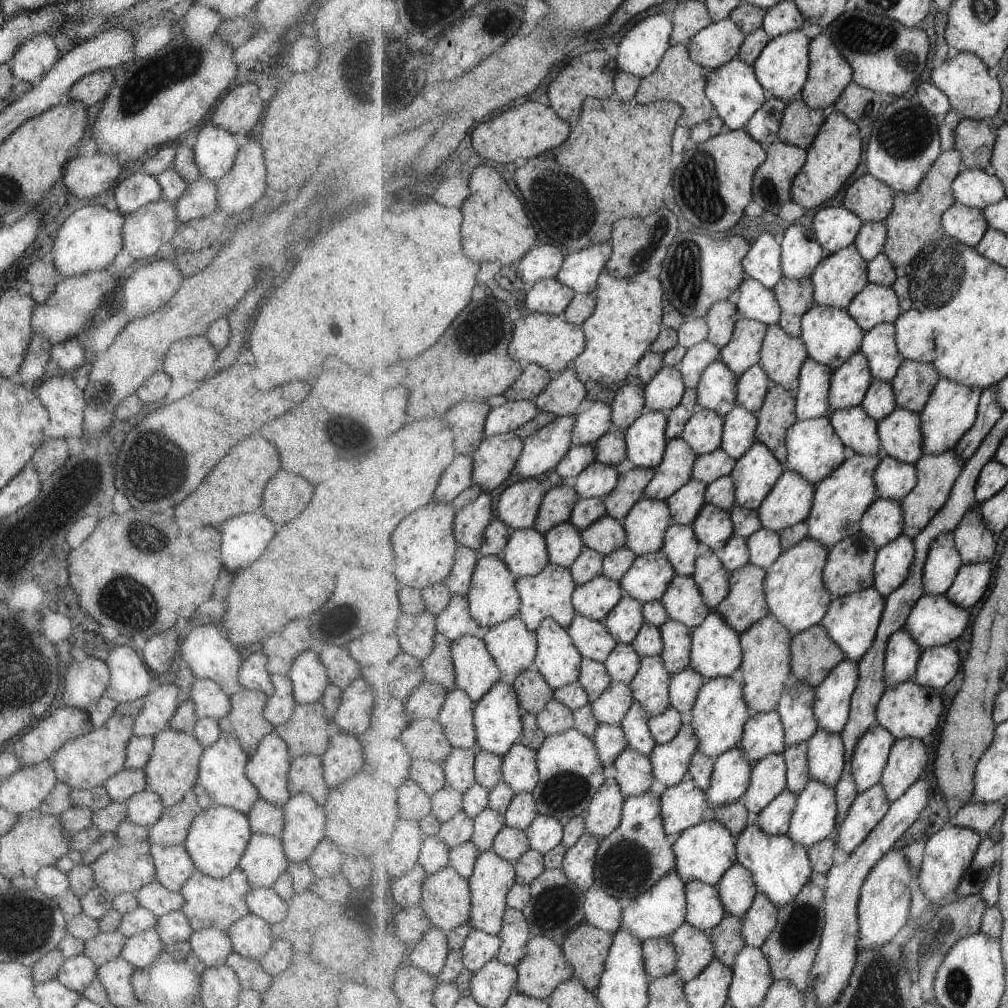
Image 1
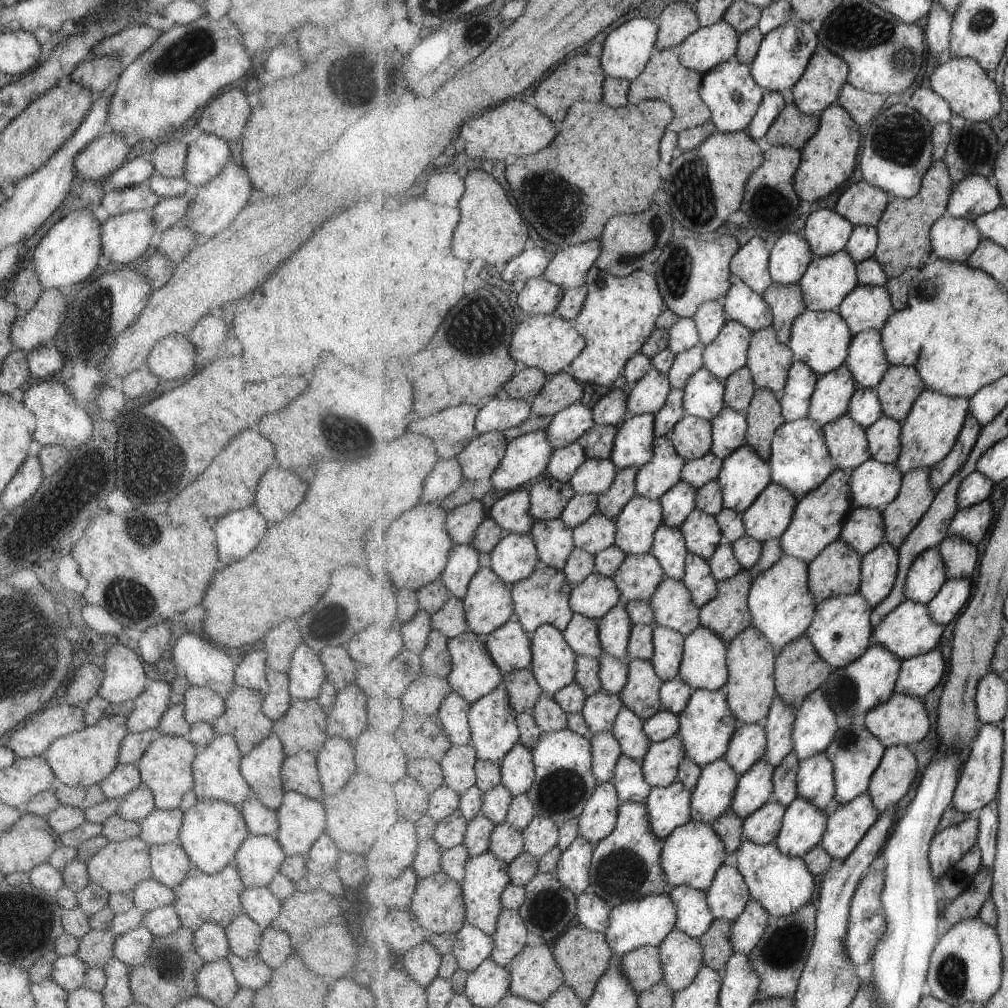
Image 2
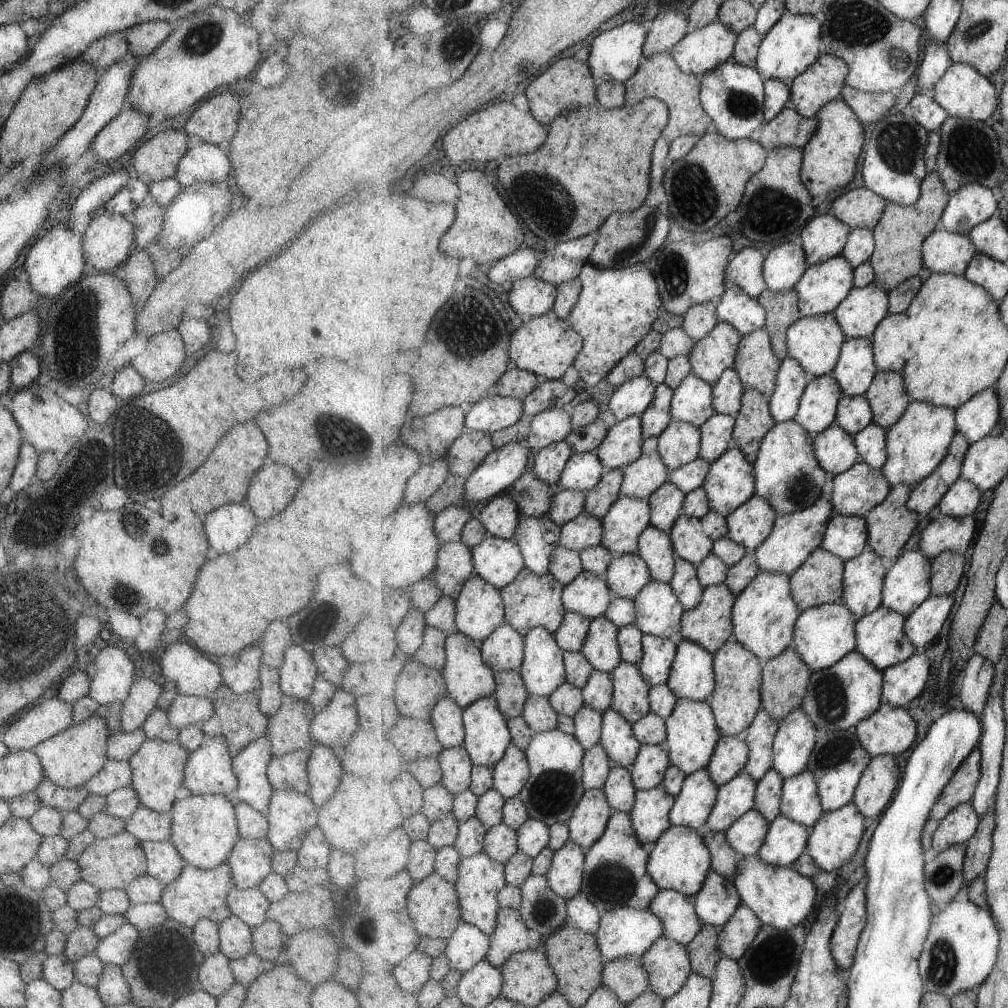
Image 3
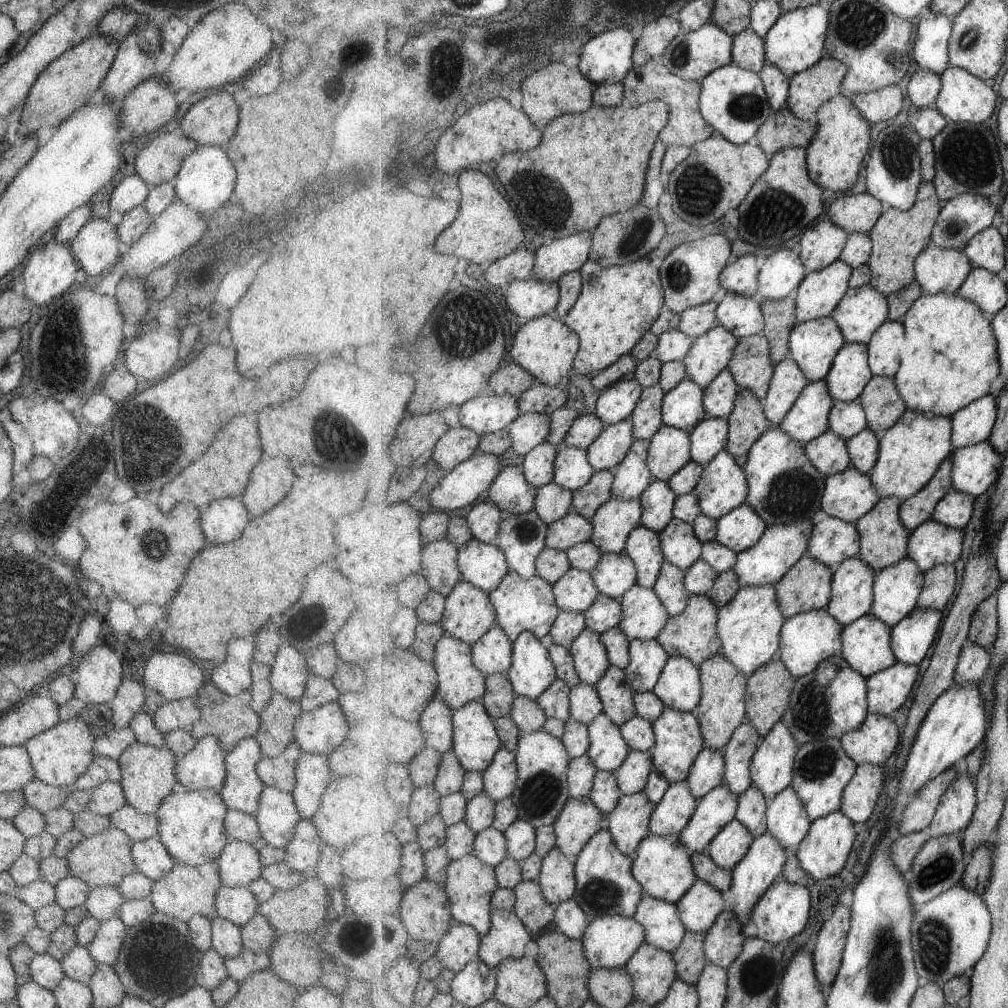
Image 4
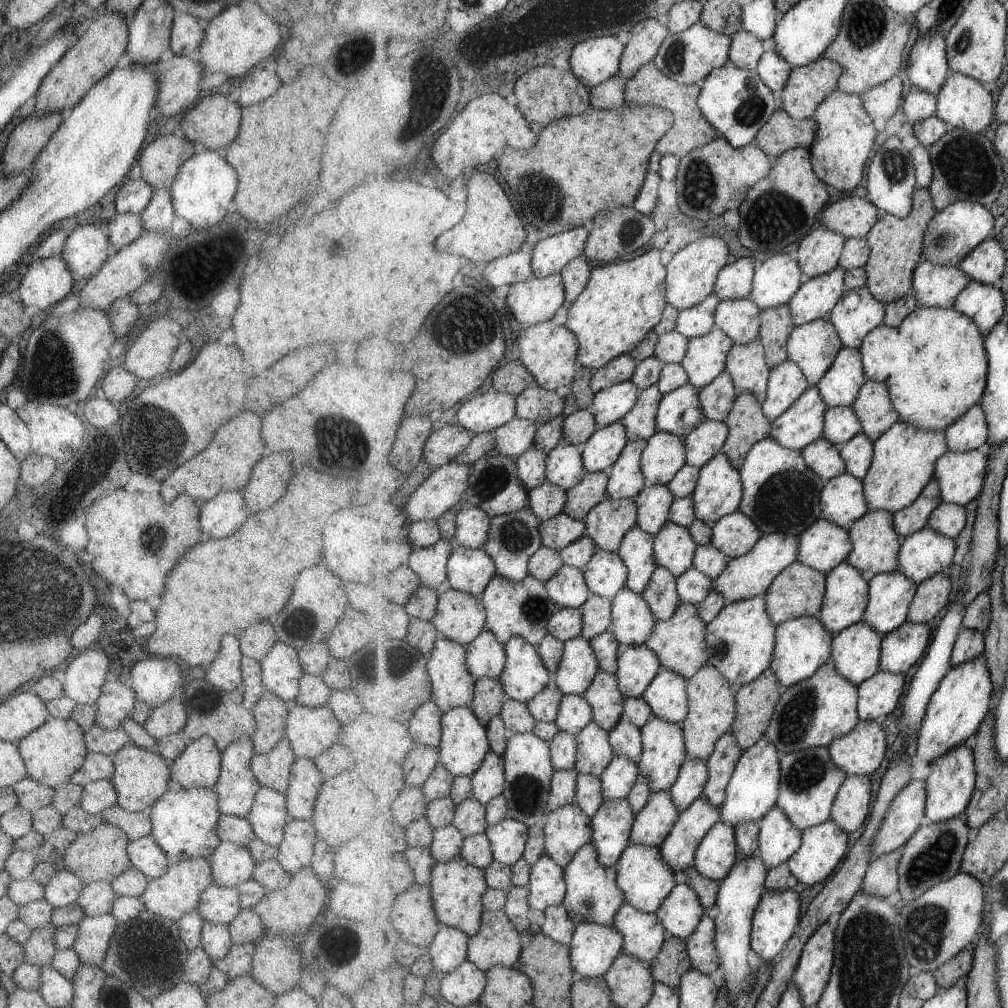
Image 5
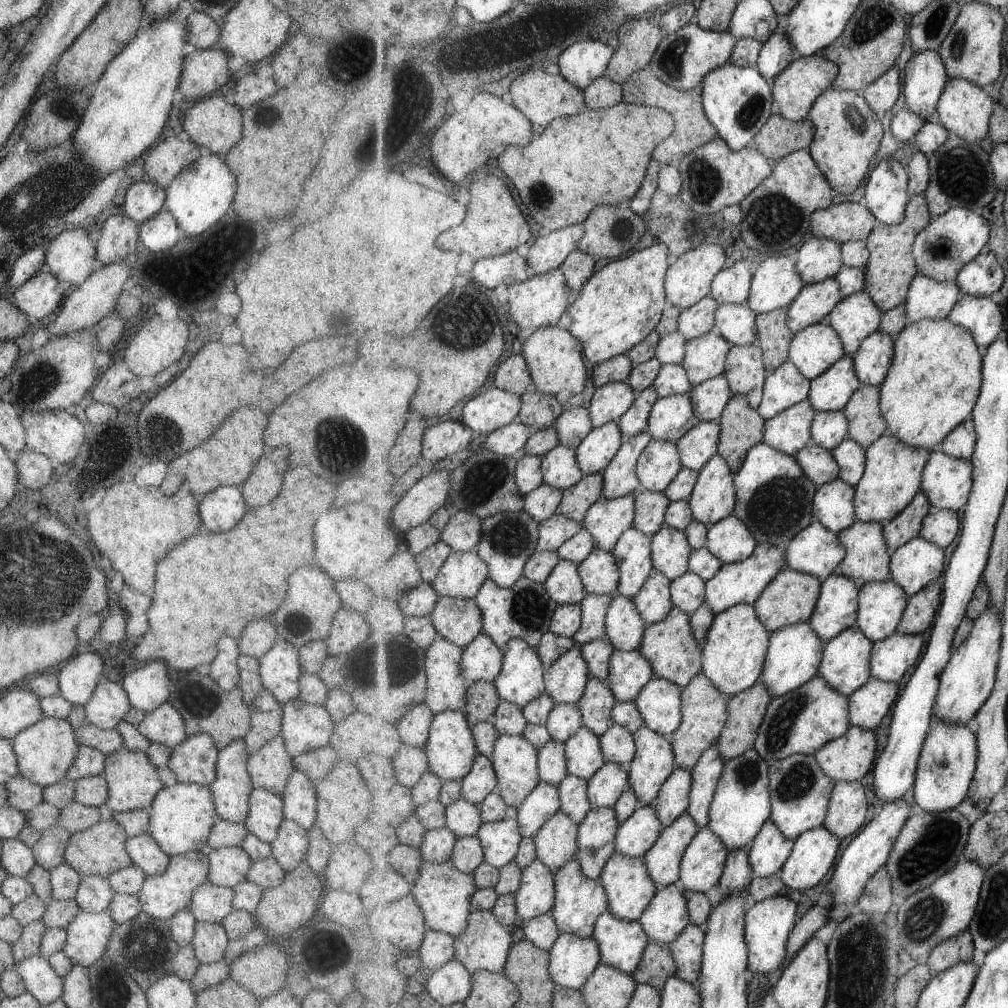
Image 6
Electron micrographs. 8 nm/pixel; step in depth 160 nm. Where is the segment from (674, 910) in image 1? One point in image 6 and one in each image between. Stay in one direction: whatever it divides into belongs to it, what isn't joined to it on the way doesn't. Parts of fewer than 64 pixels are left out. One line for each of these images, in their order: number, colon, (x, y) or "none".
2: (634, 924)
3: (628, 931)
4: (611, 940)
5: (595, 949)
6: (573, 959)

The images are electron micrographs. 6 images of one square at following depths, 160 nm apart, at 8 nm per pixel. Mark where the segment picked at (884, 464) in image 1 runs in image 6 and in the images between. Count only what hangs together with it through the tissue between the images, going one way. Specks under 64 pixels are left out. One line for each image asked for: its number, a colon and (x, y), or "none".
2: (875, 484)
3: (856, 492)
4: (849, 495)
5: (843, 499)
6: (834, 504)

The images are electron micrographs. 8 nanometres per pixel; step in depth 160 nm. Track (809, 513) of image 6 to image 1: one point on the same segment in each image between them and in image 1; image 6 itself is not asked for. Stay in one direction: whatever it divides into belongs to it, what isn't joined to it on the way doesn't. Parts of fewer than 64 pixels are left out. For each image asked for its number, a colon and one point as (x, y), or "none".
1: (815, 449)
2: (801, 460)
3: (788, 472)
4: (784, 485)
5: (782, 492)

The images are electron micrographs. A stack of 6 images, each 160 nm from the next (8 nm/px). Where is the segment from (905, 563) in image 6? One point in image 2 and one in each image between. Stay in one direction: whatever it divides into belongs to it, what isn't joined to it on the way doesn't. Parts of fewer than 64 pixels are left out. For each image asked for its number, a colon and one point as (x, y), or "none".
2: (974, 523)
3: (944, 533)
4: (931, 544)
5: (927, 552)

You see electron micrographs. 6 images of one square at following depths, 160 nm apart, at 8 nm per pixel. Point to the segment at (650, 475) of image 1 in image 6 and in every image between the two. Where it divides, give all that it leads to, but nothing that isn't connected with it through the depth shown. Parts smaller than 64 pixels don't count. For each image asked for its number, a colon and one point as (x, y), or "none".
2: (611, 502)
3: (599, 501)
4: (587, 501)
5: (593, 490)
6: (577, 500)

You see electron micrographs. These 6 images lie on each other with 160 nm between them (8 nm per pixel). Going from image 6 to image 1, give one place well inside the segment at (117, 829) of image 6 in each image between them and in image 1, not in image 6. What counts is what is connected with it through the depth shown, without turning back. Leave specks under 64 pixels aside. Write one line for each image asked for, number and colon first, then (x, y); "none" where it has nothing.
1: (122, 869)
2: (117, 867)
3: (113, 862)
4: (104, 858)
5: (99, 855)

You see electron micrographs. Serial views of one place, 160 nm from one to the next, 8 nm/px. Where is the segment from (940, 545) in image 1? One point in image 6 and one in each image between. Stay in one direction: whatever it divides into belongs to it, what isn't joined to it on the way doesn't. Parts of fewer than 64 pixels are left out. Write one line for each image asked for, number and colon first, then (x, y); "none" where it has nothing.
2: (929, 573)
3: (908, 584)
4: (898, 588)
5: (891, 595)
6: (882, 604)

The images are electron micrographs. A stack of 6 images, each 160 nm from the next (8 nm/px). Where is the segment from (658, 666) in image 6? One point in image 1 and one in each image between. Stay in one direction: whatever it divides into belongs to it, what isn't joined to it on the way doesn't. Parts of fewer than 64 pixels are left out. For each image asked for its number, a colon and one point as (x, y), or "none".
1: (747, 603)
2: (729, 613)
3: (710, 623)
4: (694, 634)
5: (681, 642)

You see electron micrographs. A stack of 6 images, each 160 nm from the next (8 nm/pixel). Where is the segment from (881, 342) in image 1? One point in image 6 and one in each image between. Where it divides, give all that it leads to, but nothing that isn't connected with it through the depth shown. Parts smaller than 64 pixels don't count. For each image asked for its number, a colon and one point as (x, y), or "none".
2: (867, 359)
3: (856, 370)
4: (851, 372)
5: (840, 387)
6: (832, 391)

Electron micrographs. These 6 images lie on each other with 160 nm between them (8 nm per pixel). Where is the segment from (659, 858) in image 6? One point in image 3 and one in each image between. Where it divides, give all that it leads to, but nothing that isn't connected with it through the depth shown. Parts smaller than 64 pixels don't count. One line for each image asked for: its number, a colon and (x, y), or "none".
3: (736, 798)
4: (717, 808)
5: (680, 848)

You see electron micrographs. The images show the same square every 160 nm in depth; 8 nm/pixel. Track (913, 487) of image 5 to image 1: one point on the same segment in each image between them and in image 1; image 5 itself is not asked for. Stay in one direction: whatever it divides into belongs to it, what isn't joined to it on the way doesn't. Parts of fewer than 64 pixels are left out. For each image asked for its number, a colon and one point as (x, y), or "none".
1: (953, 409)
2: (931, 431)
3: (917, 444)
4: (911, 452)

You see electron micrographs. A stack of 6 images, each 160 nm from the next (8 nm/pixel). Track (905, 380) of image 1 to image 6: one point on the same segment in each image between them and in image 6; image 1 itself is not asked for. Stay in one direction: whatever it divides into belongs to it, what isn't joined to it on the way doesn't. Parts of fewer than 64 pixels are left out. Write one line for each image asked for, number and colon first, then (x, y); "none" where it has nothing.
2: (902, 386)
3: (888, 394)
4: (884, 406)
5: (874, 405)
6: (867, 422)

